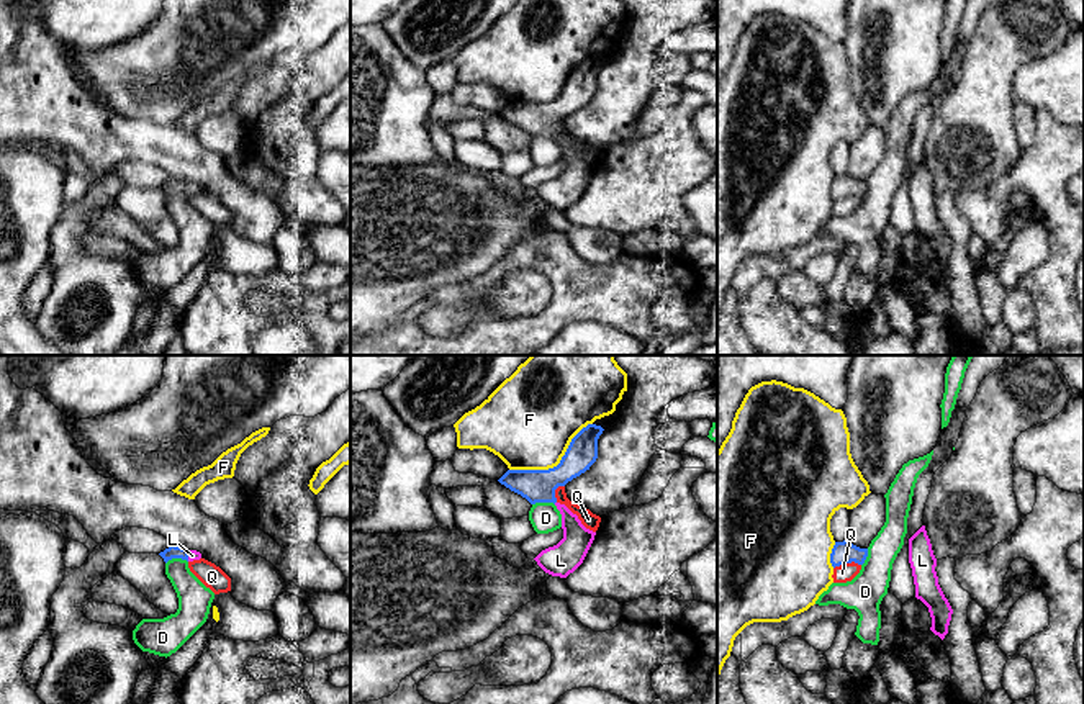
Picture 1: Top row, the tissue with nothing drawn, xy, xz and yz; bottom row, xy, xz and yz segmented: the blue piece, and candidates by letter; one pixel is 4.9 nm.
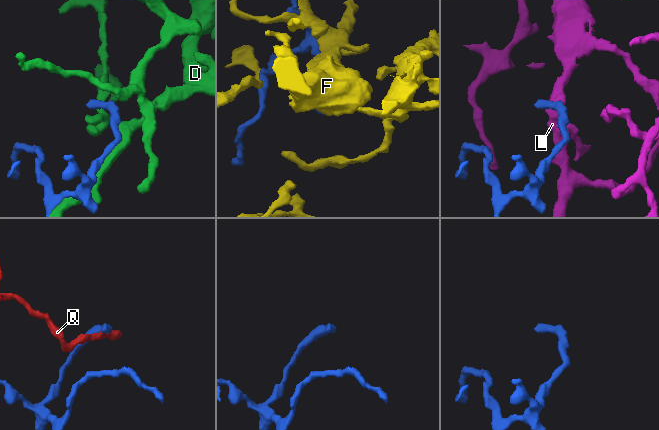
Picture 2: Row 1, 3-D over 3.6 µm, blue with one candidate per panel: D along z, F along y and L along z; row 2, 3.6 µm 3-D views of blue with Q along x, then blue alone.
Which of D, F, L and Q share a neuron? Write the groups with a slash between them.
D / F / L / Q

